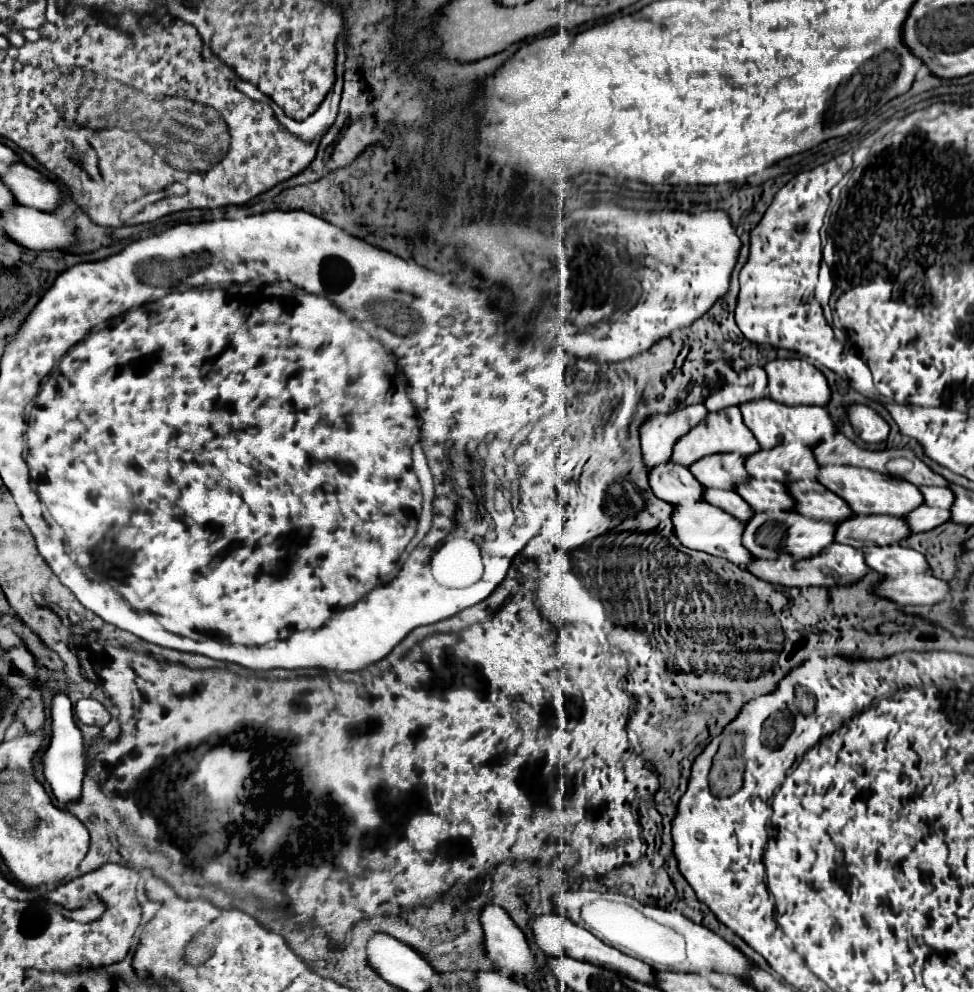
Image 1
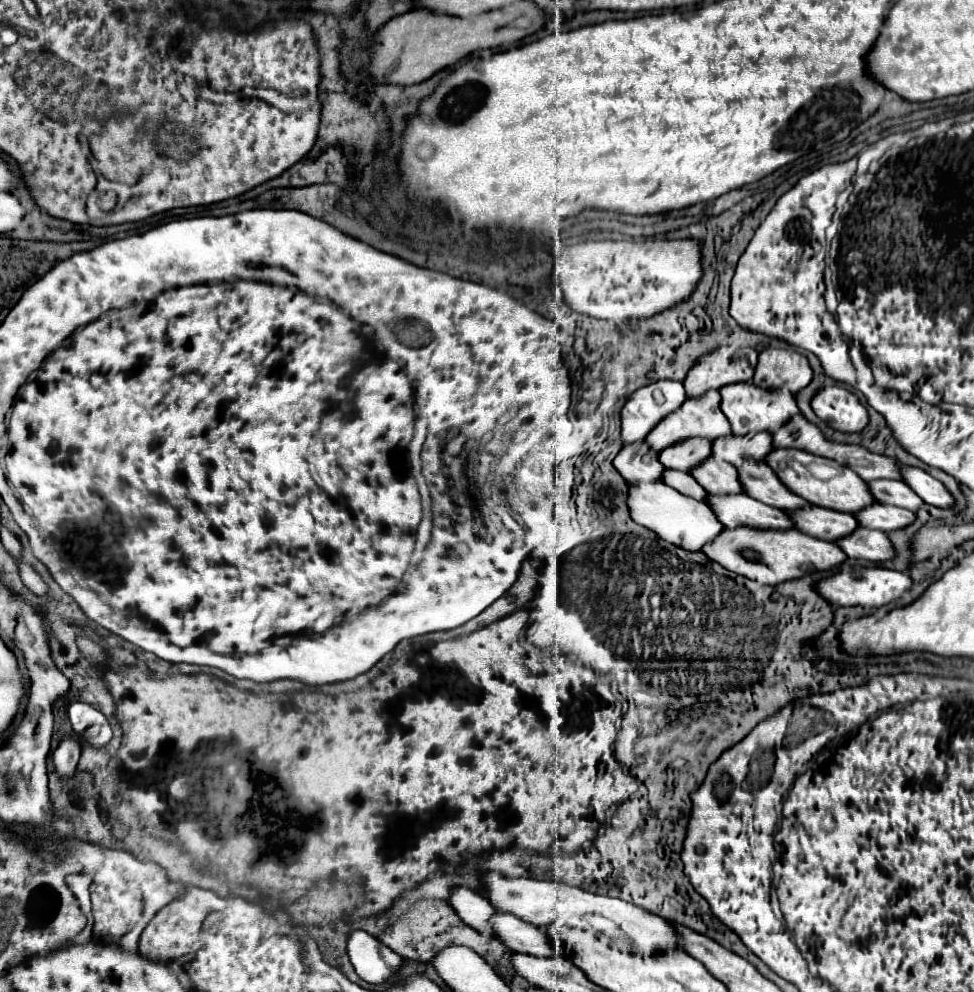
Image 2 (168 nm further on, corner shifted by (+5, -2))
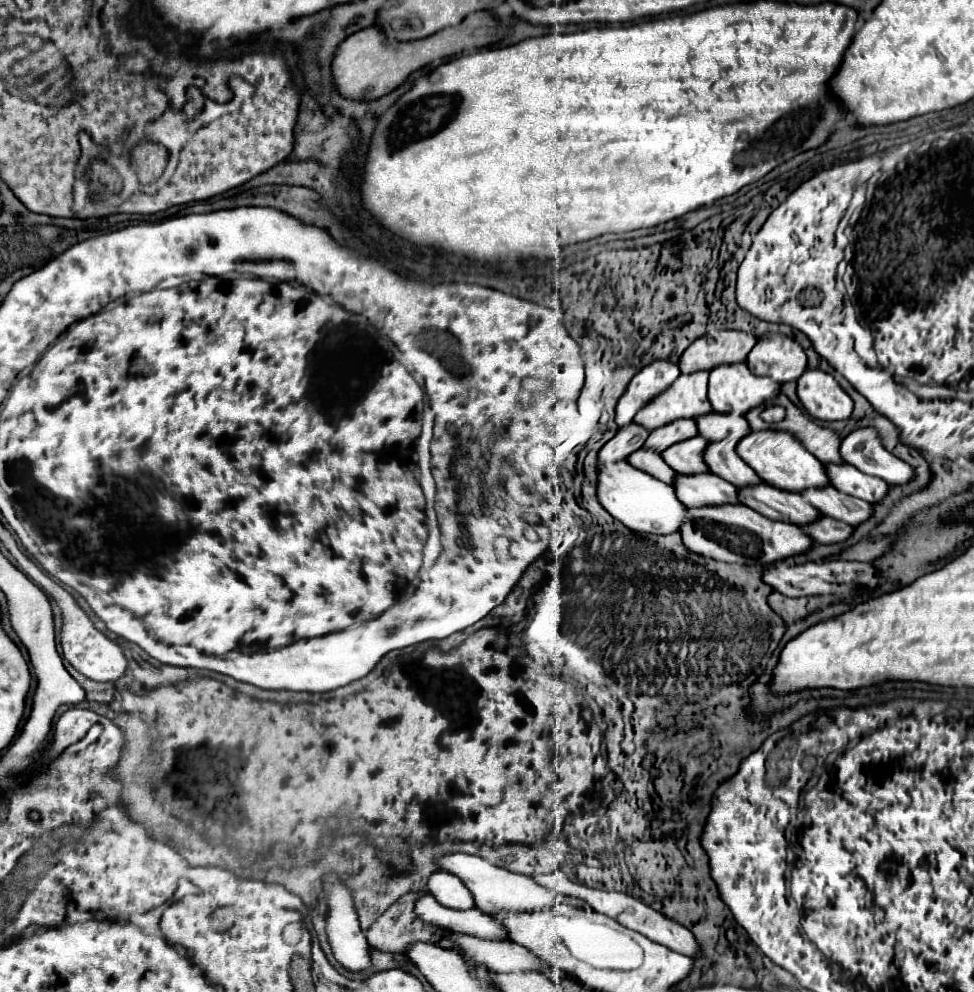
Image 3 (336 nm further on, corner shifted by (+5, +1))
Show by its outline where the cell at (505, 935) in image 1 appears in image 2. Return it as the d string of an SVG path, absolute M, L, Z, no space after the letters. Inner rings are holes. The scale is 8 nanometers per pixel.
M462 888L462 890L454 890L454 898L450 898L450 906L468 926L472 926L484 936L494 936L490 918L496 914L496 908L486 898L474 894L472 890Z

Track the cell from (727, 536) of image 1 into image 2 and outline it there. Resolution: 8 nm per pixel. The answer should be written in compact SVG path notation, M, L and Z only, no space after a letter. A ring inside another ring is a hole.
M656 482L650 486L630 486L628 506L630 506L630 516L634 518L634 522L640 522L640 526L650 528L662 540L690 552L700 552L724 530L722 522L716 518L714 510L708 504L684 496L678 490L666 486L664 482Z

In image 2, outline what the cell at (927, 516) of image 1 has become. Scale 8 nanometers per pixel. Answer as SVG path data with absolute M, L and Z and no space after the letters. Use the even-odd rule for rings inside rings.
M870 506L870 510L862 510L862 514L854 514L858 522L862 522L862 528L872 528L872 530L882 530L884 534L892 530L900 530L910 526L916 520L916 514L906 508L898 506Z

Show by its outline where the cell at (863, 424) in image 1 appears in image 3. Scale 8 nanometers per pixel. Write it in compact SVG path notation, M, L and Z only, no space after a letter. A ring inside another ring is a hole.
M806 369L796 381L796 395L806 411L822 421L840 421L852 415L852 399L830 373Z

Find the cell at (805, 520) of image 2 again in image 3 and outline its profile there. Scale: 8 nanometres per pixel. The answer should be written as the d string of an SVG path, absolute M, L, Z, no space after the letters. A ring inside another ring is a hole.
M768 483L740 487L738 501L768 519L794 525L804 525L820 517L820 513L814 511L814 507L810 507L810 503L806 503L800 493L782 491Z

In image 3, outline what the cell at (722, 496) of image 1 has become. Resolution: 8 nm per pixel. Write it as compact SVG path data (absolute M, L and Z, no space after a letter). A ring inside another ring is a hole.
M642 447L642 449L634 451L632 455L628 455L628 463L634 465L634 467L638 467L640 471L646 471L646 473L654 475L656 479L662 479L664 483L672 485L672 479L674 479L676 471L670 469L670 467L666 467L666 463L660 457L660 453Z

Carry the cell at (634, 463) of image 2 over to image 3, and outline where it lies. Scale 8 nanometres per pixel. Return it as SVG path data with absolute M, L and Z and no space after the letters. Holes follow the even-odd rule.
M628 423L626 427L620 427L618 433L600 449L598 461L600 463L616 463L618 459L626 459L626 455L640 449L646 441L648 431L640 427L638 423Z

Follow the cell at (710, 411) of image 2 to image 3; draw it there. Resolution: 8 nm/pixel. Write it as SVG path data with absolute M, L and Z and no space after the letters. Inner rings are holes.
M706 371L680 375L670 387L666 387L652 401L648 401L636 413L634 421L652 431L654 427L662 427L662 423L670 423L680 417L694 419L698 415L710 413L712 407L706 397L706 381Z

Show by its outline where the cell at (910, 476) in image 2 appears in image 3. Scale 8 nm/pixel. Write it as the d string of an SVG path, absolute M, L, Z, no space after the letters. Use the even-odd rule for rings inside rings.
M862 427L846 435L840 445L840 457L858 471L880 477L886 483L906 483L914 477L908 463L884 449L874 427Z

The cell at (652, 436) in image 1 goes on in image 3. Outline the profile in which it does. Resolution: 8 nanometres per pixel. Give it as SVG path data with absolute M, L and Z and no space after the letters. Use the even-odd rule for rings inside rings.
M654 361L646 367L642 367L626 385L626 391L618 399L616 405L616 423L618 427L624 427L634 419L634 415L648 403L648 399L654 399L662 387L668 387L676 377L680 375L680 369L676 363L670 361Z

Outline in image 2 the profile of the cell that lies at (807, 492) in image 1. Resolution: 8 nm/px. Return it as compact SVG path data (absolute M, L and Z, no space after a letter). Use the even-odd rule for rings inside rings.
M744 462L738 468L738 474L742 478L742 486L746 486L746 494L766 502L768 506L778 506L782 510L802 510L812 506L808 500L786 488L776 472L770 466L762 466L762 462Z

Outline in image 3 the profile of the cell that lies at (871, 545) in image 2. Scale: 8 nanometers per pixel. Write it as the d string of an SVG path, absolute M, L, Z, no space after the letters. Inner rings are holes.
M818 517L814 523L802 525L802 531L808 537L812 537L816 543L824 543L824 545L846 541L852 535L850 525L846 525L838 519L832 519L832 517Z

